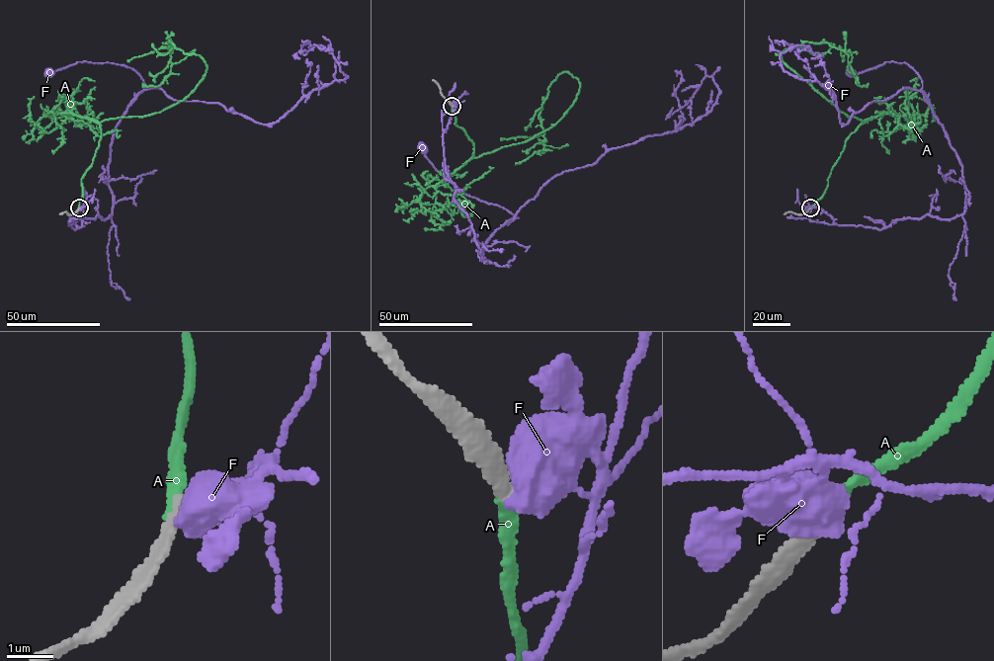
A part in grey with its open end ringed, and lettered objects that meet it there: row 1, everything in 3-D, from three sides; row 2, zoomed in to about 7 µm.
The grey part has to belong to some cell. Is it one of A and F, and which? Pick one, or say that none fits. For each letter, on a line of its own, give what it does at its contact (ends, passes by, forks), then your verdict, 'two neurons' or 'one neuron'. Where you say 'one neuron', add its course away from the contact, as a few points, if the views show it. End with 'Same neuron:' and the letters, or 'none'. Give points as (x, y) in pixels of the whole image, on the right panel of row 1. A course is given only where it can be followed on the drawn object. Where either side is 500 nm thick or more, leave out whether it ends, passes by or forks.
A: it ends; one neuron; course (810, 207), (845, 140), (865, 121), (841, 112), (776, 53), (827, 42), (848, 54), (856, 83), (869, 83)
F: two neurons
Same neuron: A

